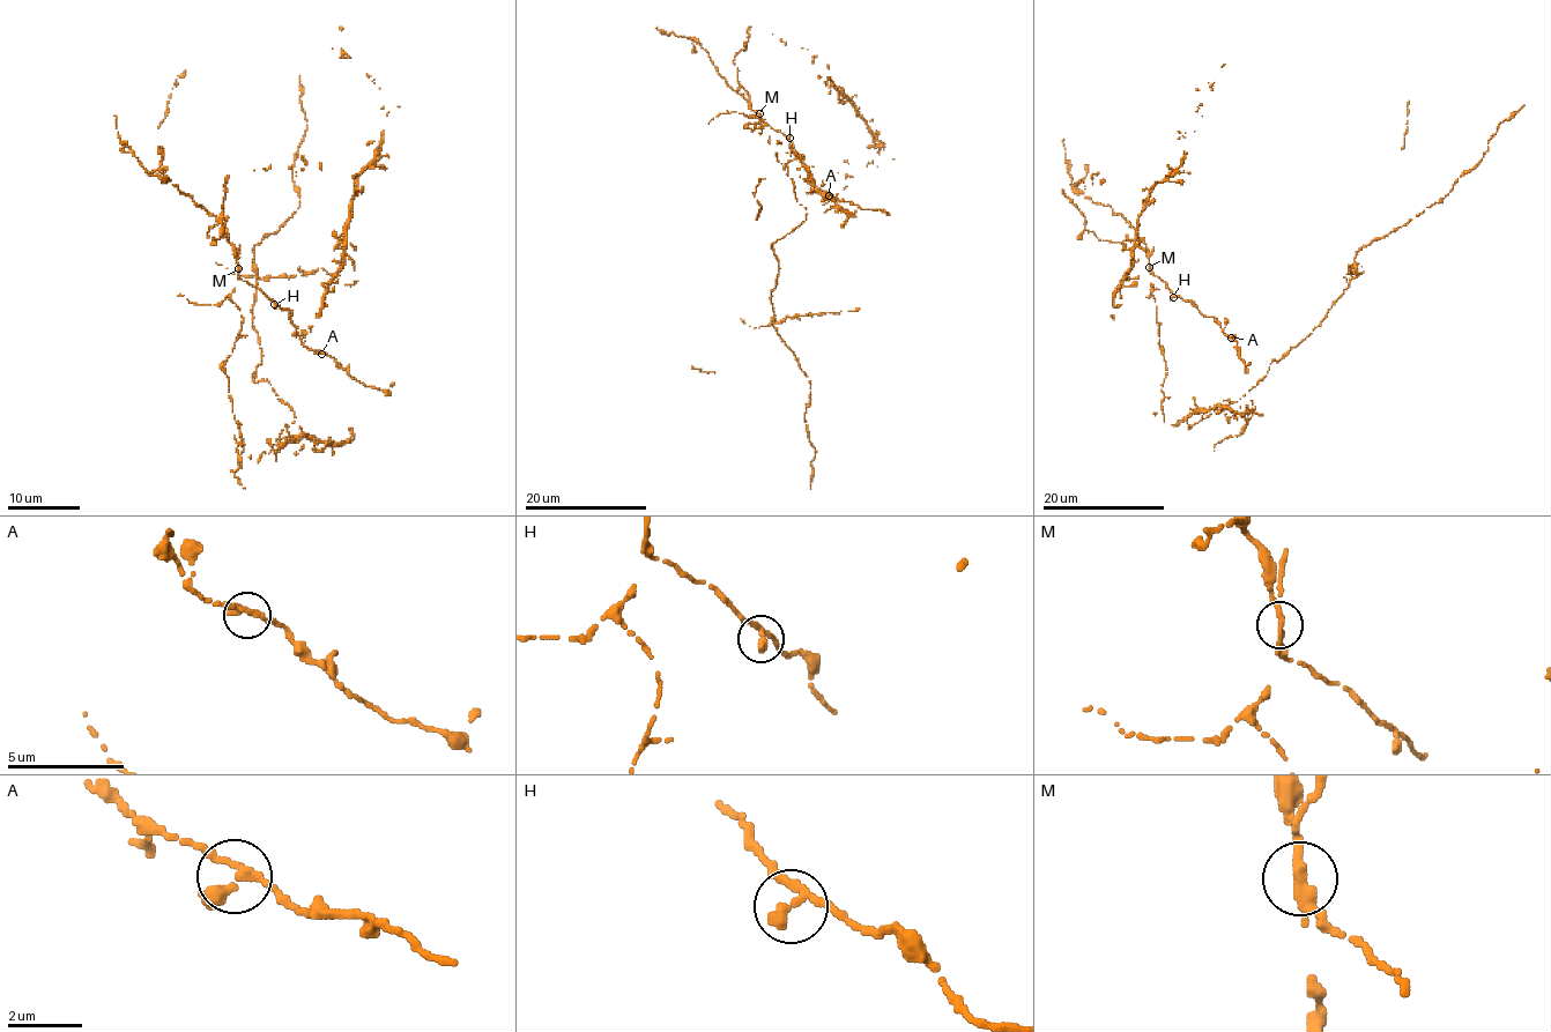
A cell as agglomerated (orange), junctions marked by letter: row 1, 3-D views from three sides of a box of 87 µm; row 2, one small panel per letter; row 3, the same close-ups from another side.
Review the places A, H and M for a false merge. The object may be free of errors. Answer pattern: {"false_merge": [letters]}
{"false_merge": ["M"]}

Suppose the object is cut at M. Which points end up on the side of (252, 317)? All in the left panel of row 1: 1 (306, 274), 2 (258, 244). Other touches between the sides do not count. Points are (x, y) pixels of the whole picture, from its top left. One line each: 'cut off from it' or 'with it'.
1: with it
2: with it

